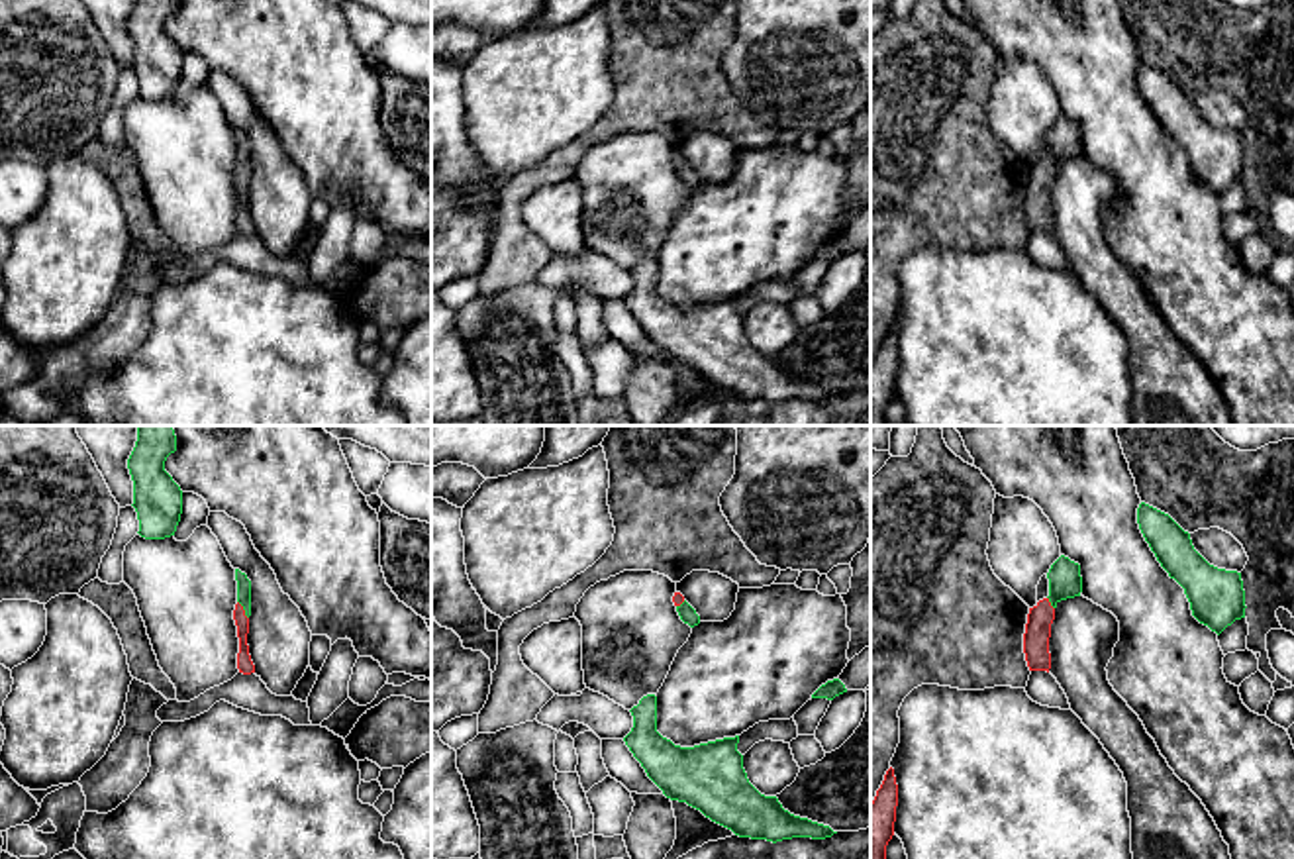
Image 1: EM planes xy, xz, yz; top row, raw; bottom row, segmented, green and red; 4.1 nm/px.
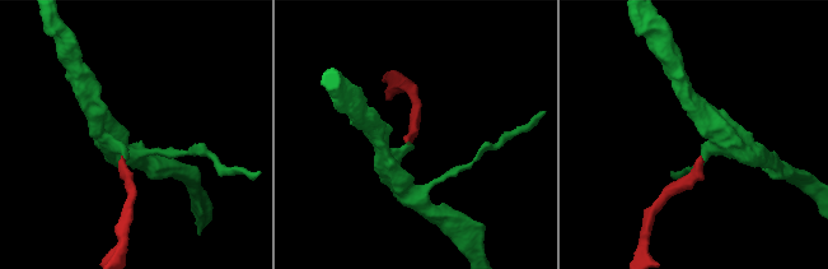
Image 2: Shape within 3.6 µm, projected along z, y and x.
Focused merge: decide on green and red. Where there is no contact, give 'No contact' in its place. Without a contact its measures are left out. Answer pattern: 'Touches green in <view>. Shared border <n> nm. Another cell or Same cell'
Touches green in xy. Shared border 90 nm. Same cell

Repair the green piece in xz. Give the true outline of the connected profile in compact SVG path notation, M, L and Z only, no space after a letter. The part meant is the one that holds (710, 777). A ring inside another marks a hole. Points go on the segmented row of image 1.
M655 694L643 696L629 712L633 728L623 741L667 798L686 802L739 837L776 843L837 834L829 826L790 814L776 796L761 794L743 769L739 735L680 747L657 732Z

